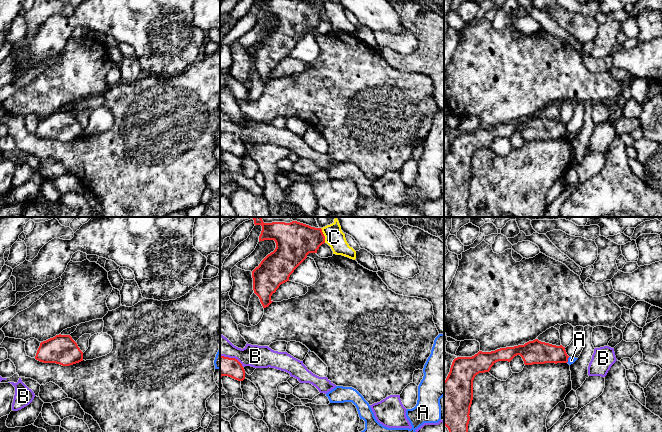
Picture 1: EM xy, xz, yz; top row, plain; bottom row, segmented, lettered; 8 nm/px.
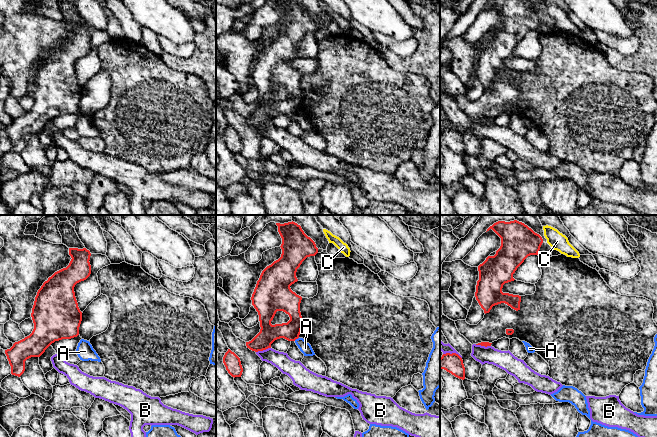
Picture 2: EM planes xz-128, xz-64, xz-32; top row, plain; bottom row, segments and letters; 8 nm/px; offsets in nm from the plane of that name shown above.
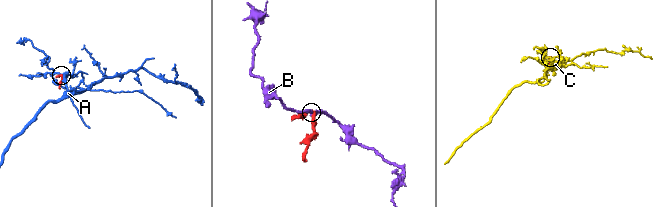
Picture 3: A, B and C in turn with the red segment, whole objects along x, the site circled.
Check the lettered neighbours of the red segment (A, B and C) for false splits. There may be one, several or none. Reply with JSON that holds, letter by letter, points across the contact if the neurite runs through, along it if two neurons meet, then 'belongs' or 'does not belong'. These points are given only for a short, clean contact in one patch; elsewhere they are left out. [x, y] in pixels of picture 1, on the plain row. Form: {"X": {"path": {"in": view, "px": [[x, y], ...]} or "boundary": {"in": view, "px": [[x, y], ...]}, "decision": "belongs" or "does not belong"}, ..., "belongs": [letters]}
{"A": {"boundary": {"in": "yz", "px": [[569, 133], [566, 138]]}, "decision": "does not belong"}, "B": {"boundary": {"in": "xz", "px": [[220, 131], [234, 133], [243, 142]]}, "decision": "does not belong"}, "C": {"boundary": {"in": "xz", "px": [[320, 4], [325, 18]]}, "decision": "does not belong"}, "belongs": []}

